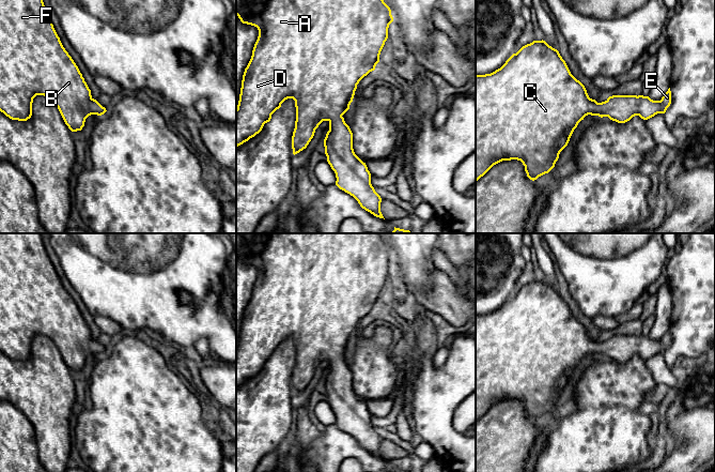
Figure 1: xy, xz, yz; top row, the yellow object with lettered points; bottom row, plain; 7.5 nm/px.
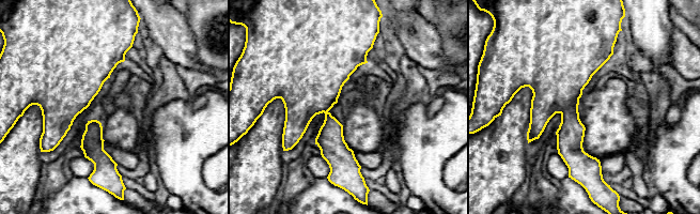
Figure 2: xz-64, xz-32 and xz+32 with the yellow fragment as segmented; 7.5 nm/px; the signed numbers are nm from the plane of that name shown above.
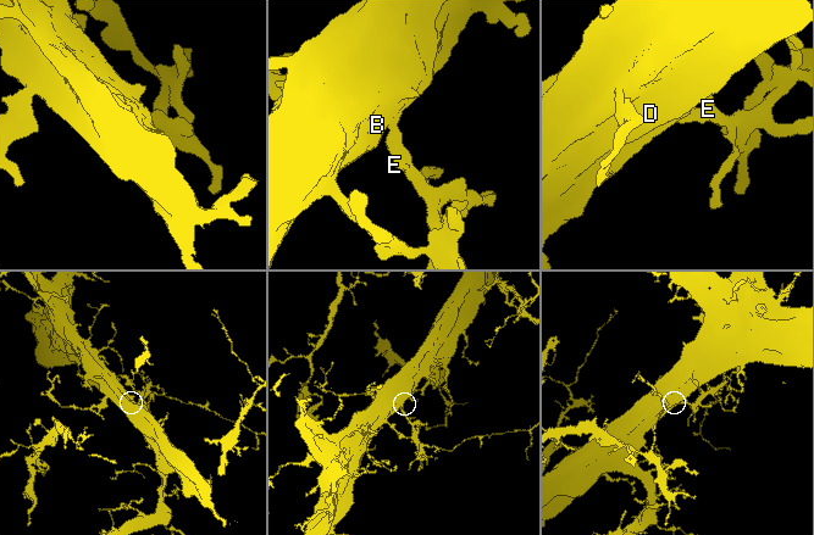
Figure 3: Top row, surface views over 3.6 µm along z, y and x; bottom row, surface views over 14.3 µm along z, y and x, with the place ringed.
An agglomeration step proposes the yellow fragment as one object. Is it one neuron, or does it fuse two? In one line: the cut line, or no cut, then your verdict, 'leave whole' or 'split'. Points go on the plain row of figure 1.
cut none; leave whole

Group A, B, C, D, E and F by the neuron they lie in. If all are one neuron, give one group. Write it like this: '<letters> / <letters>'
A B C D E F

